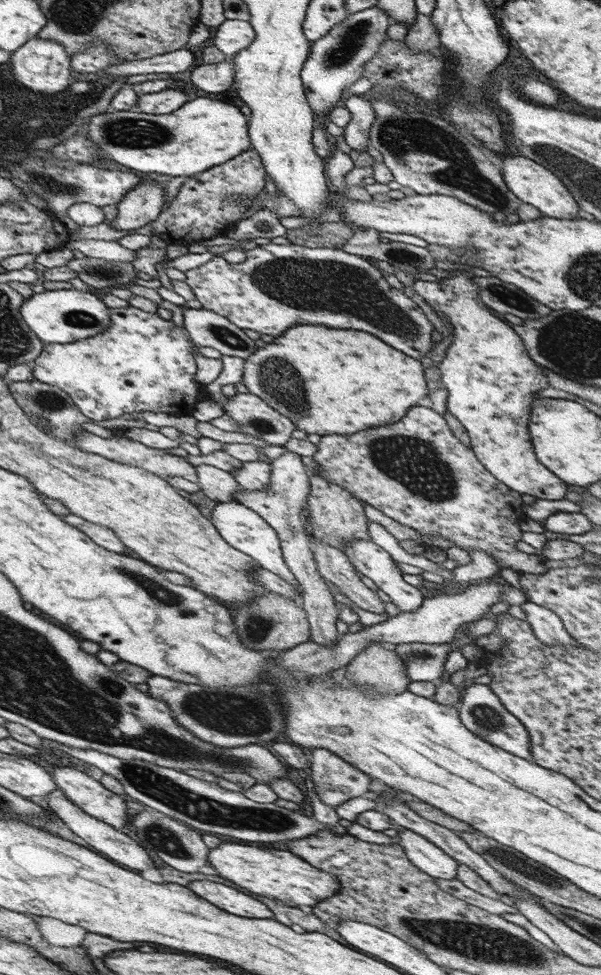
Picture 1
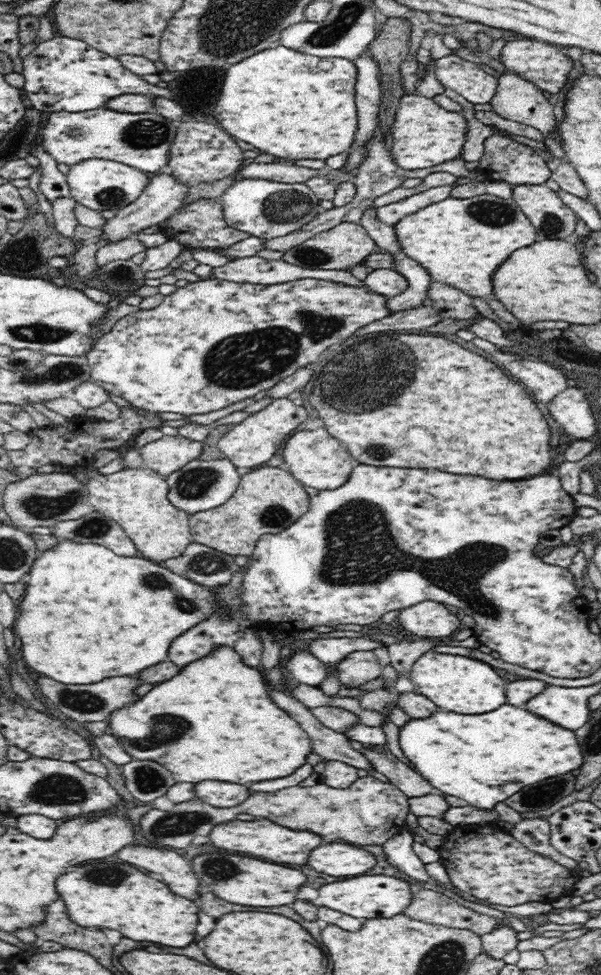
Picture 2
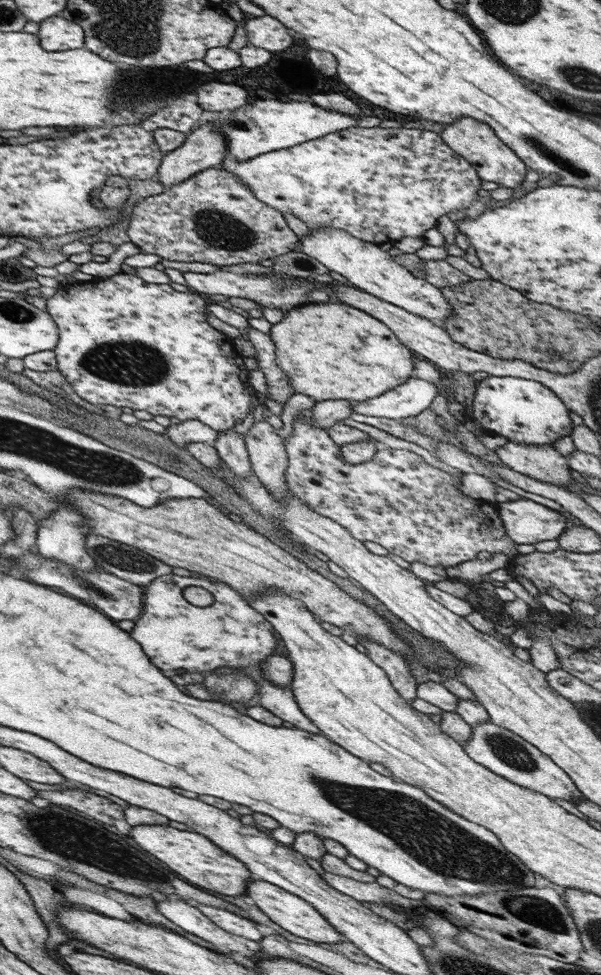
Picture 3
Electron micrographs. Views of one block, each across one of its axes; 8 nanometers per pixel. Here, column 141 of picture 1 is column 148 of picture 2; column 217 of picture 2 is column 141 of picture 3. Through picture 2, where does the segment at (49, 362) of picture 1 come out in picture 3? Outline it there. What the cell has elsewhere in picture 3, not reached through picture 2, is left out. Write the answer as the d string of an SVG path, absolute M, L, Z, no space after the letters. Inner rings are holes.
M123 272L98 280L83 281L82 283L59 283L55 294L45 300L45 311L51 315L53 323L58 328L58 342L52 351L57 362L56 370L69 382L73 393L89 404L95 404L95 406L97 404L111 404L111 406L117 406L117 408L145 410L152 416L167 416L167 418L177 418L180 421L199 420L217 433L230 430L235 425L235 420L243 420L249 414L252 400L255 399L255 392L244 380L247 370L244 367L243 360L234 352L232 340L207 324L204 312L209 313L209 310L207 310L208 303L206 297L191 290L178 292L173 290L169 284L146 283L135 274Z

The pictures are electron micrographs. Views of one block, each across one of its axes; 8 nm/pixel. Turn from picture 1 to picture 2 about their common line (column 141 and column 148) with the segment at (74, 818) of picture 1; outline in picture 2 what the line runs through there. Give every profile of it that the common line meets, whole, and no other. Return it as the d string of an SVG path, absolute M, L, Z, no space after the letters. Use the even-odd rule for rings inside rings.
M130 845L117 854L120 862L126 862L126 865L160 874L162 882L174 894L188 900L200 898L201 882L196 877L191 862L178 852Z

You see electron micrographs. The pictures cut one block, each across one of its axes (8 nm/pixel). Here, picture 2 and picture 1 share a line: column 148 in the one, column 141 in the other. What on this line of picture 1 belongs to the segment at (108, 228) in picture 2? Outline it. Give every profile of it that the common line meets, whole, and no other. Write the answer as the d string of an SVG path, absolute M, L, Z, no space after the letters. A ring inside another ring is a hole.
M154 179L136 184L116 204L117 213L110 225L115 230L128 231L155 220L165 207L164 192L162 184Z

